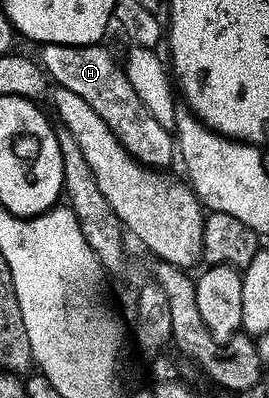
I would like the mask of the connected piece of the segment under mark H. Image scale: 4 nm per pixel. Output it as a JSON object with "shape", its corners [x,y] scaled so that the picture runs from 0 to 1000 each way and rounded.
{"shape":[[[171,106],[149,118],[152,146],[145,143],[145,156],[167,186],[212,216],[279,231],[279,241],[309,241],[309,251],[323,251],[323,261],[338,261],[338,271],[383,296],[398,322],[413,322],[413,332],[446,352],[472,384],[509,399],[528,417],[628,422],[628,415],[651,407],[651,347],[632,319],[591,312],[591,302],[576,302],[576,291],[561,291],[561,281],[546,281],[546,271],[532,271],[532,251],[517,251],[517,241],[502,241],[502,221],[487,221],[454,158],[439,148],[431,156],[416,131],[387,126],[383,118],[387,113],[375,111],[357,116],[238,116],[234,111]]]}

